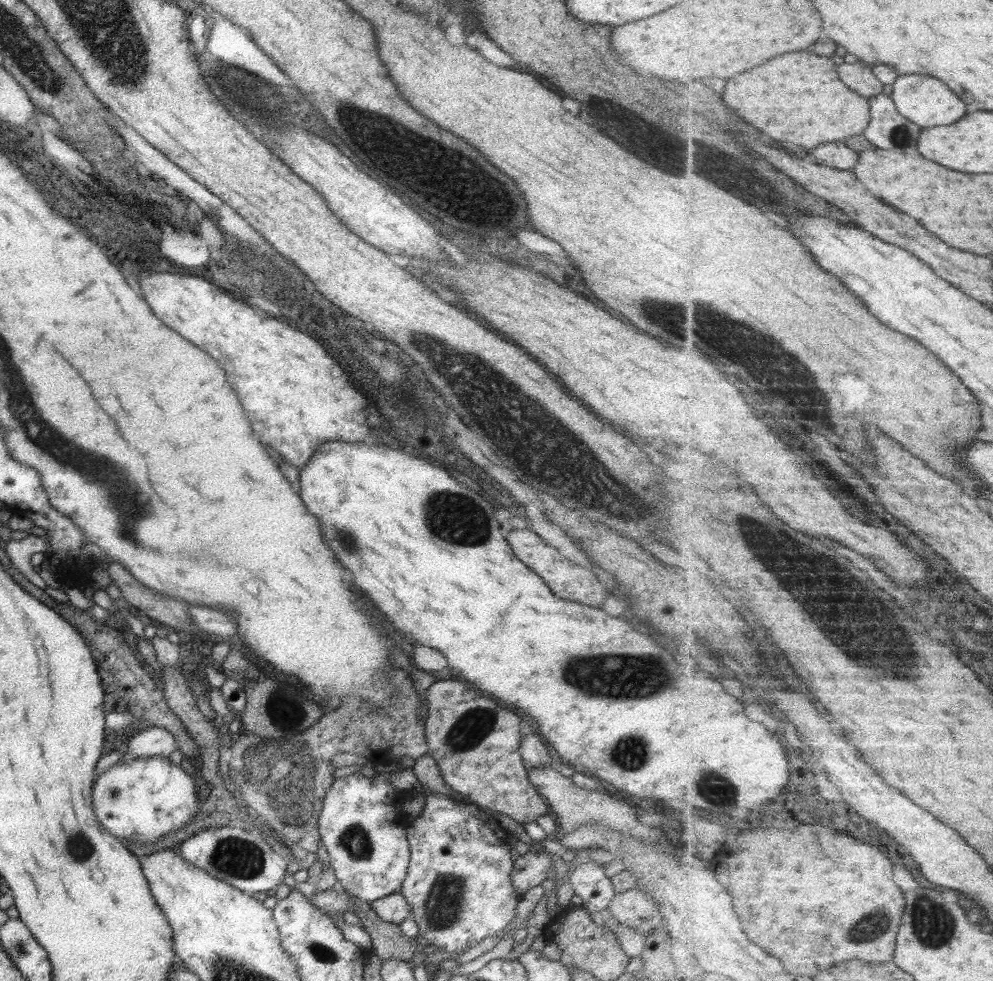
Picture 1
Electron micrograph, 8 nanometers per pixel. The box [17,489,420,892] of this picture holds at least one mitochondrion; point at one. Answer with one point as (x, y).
(282, 779)

